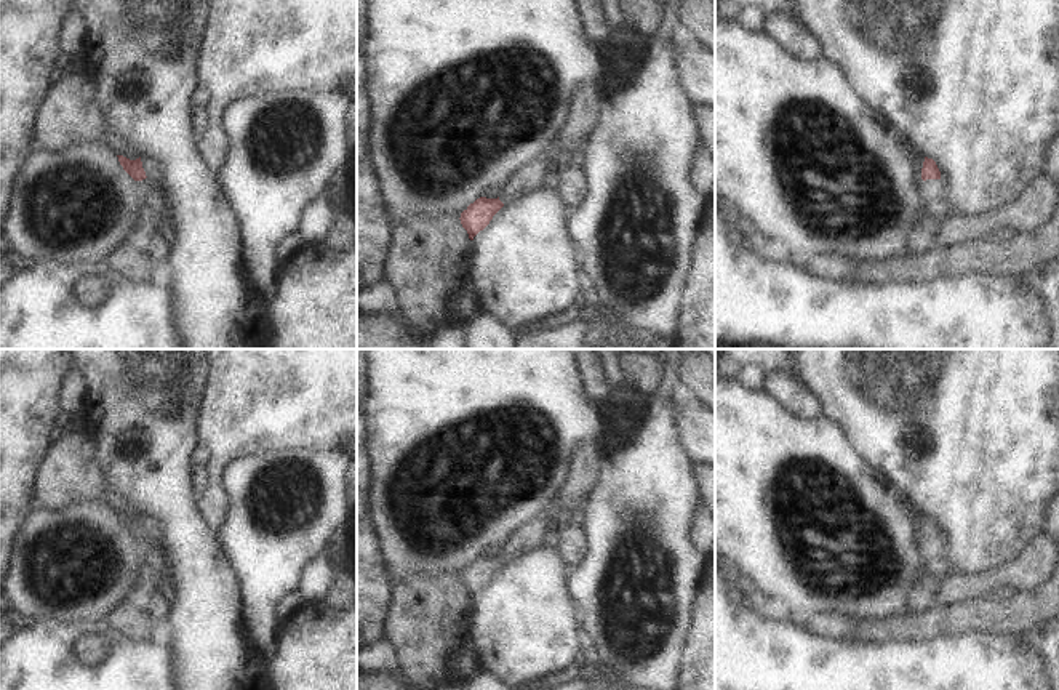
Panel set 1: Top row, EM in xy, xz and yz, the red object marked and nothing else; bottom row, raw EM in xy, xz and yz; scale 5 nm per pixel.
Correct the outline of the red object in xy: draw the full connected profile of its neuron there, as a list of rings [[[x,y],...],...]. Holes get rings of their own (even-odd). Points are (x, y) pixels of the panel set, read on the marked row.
[[[117,155],[123,170],[134,179],[142,181],[149,178],[154,184],[158,184],[162,178],[162,171],[158,162],[150,157],[139,157],[136,160],[130,160],[123,155]]]

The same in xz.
[[[579,85],[569,98],[569,114],[558,130],[558,136],[552,149],[531,162],[518,166],[509,181],[501,187],[498,199],[480,197],[461,213],[461,224],[467,231],[469,239],[483,231],[493,216],[517,197],[537,191],[545,186],[547,171],[553,158],[565,158],[571,150],[582,146],[584,139],[598,122],[600,86]]]

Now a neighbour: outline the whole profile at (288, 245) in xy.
[[[293,232],[278,242],[277,258],[280,263],[283,263],[304,247],[306,242],[301,239],[301,235],[298,232]]]

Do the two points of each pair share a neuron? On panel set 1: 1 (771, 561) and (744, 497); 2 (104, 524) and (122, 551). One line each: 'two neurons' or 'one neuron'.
1: one neuron
2: one neuron

